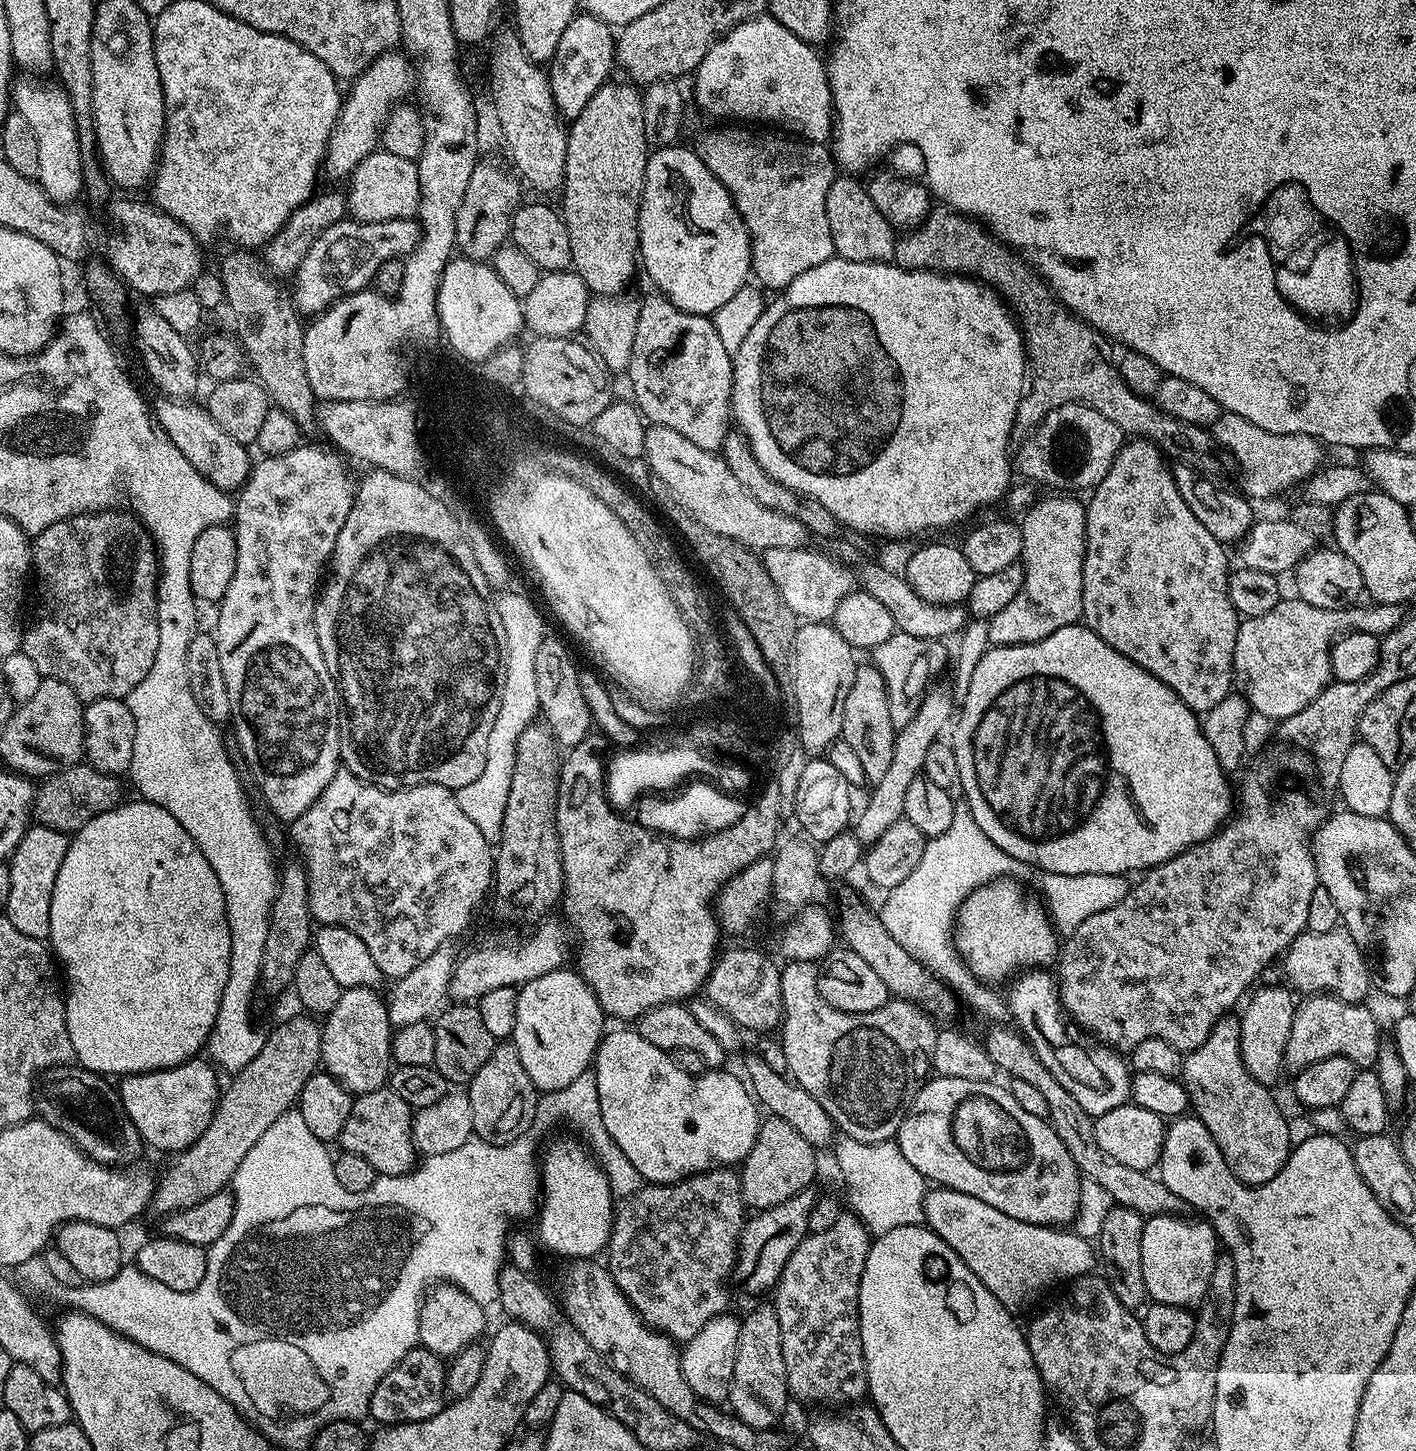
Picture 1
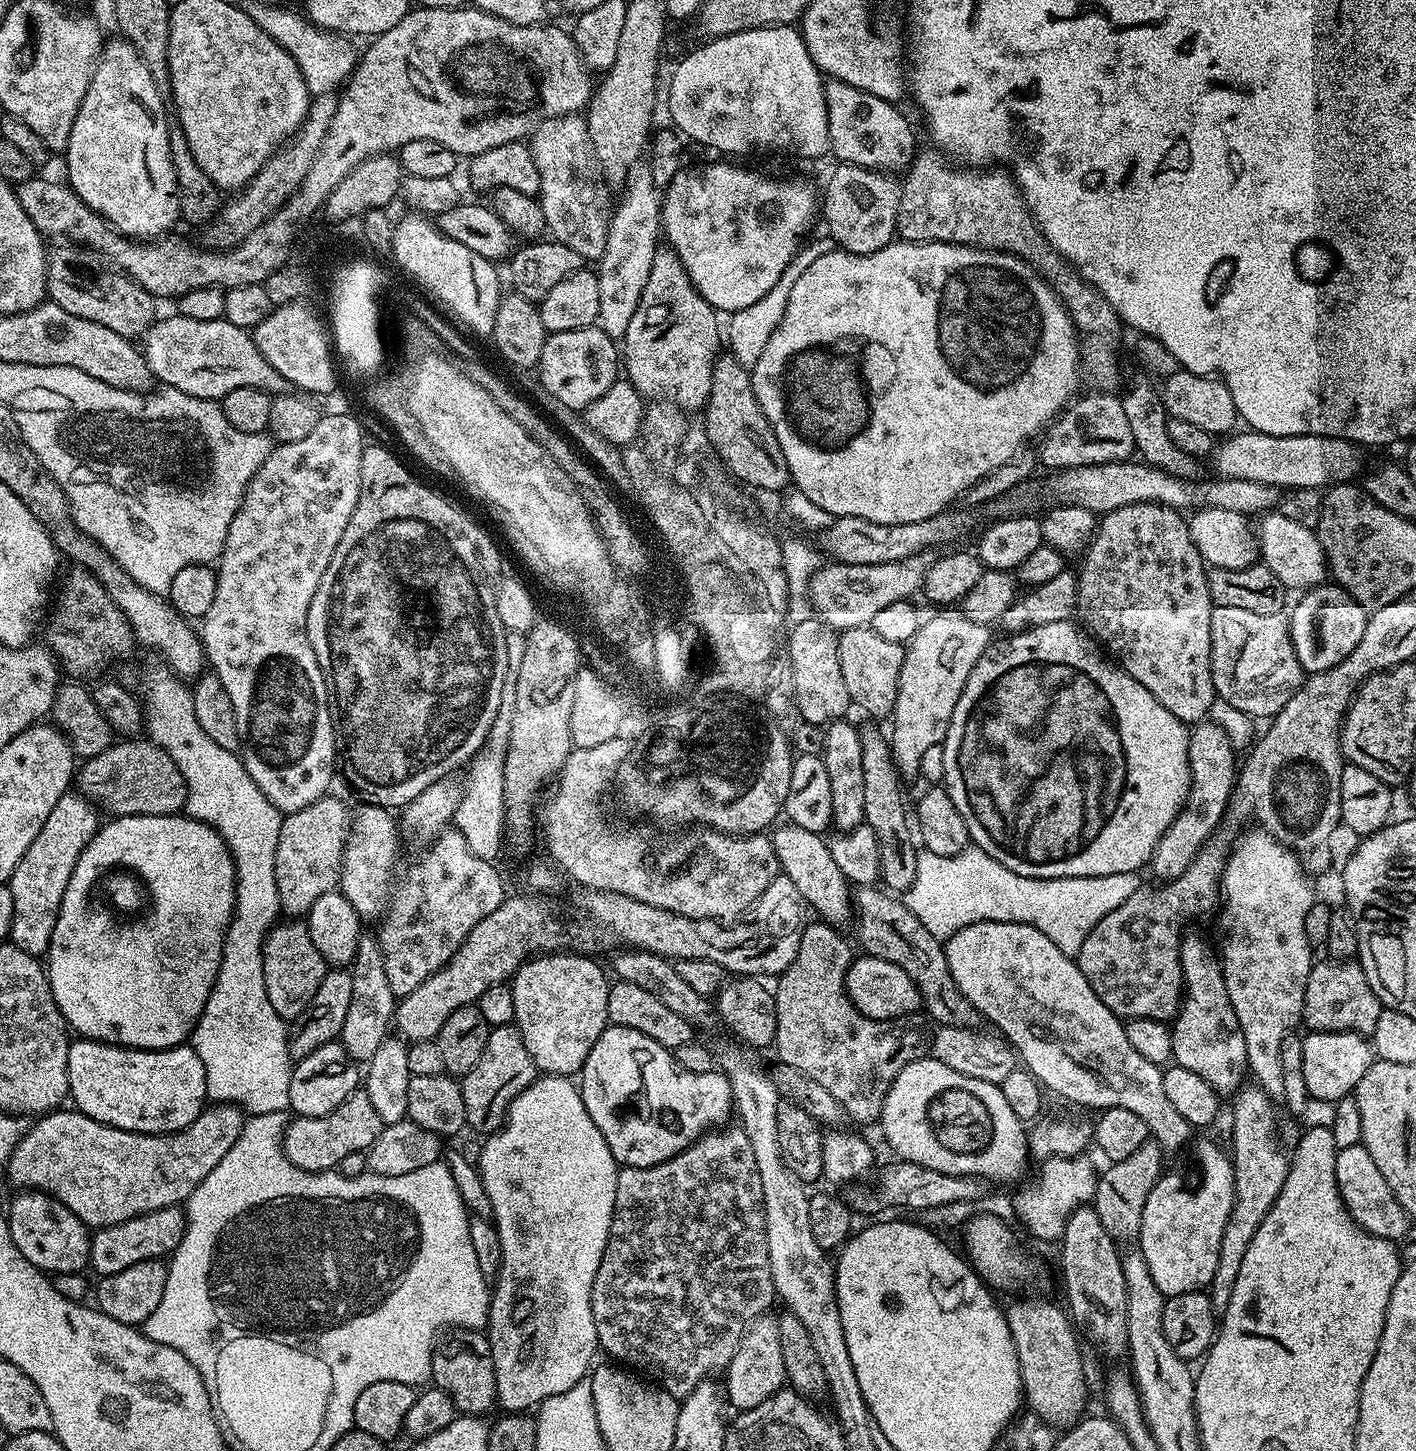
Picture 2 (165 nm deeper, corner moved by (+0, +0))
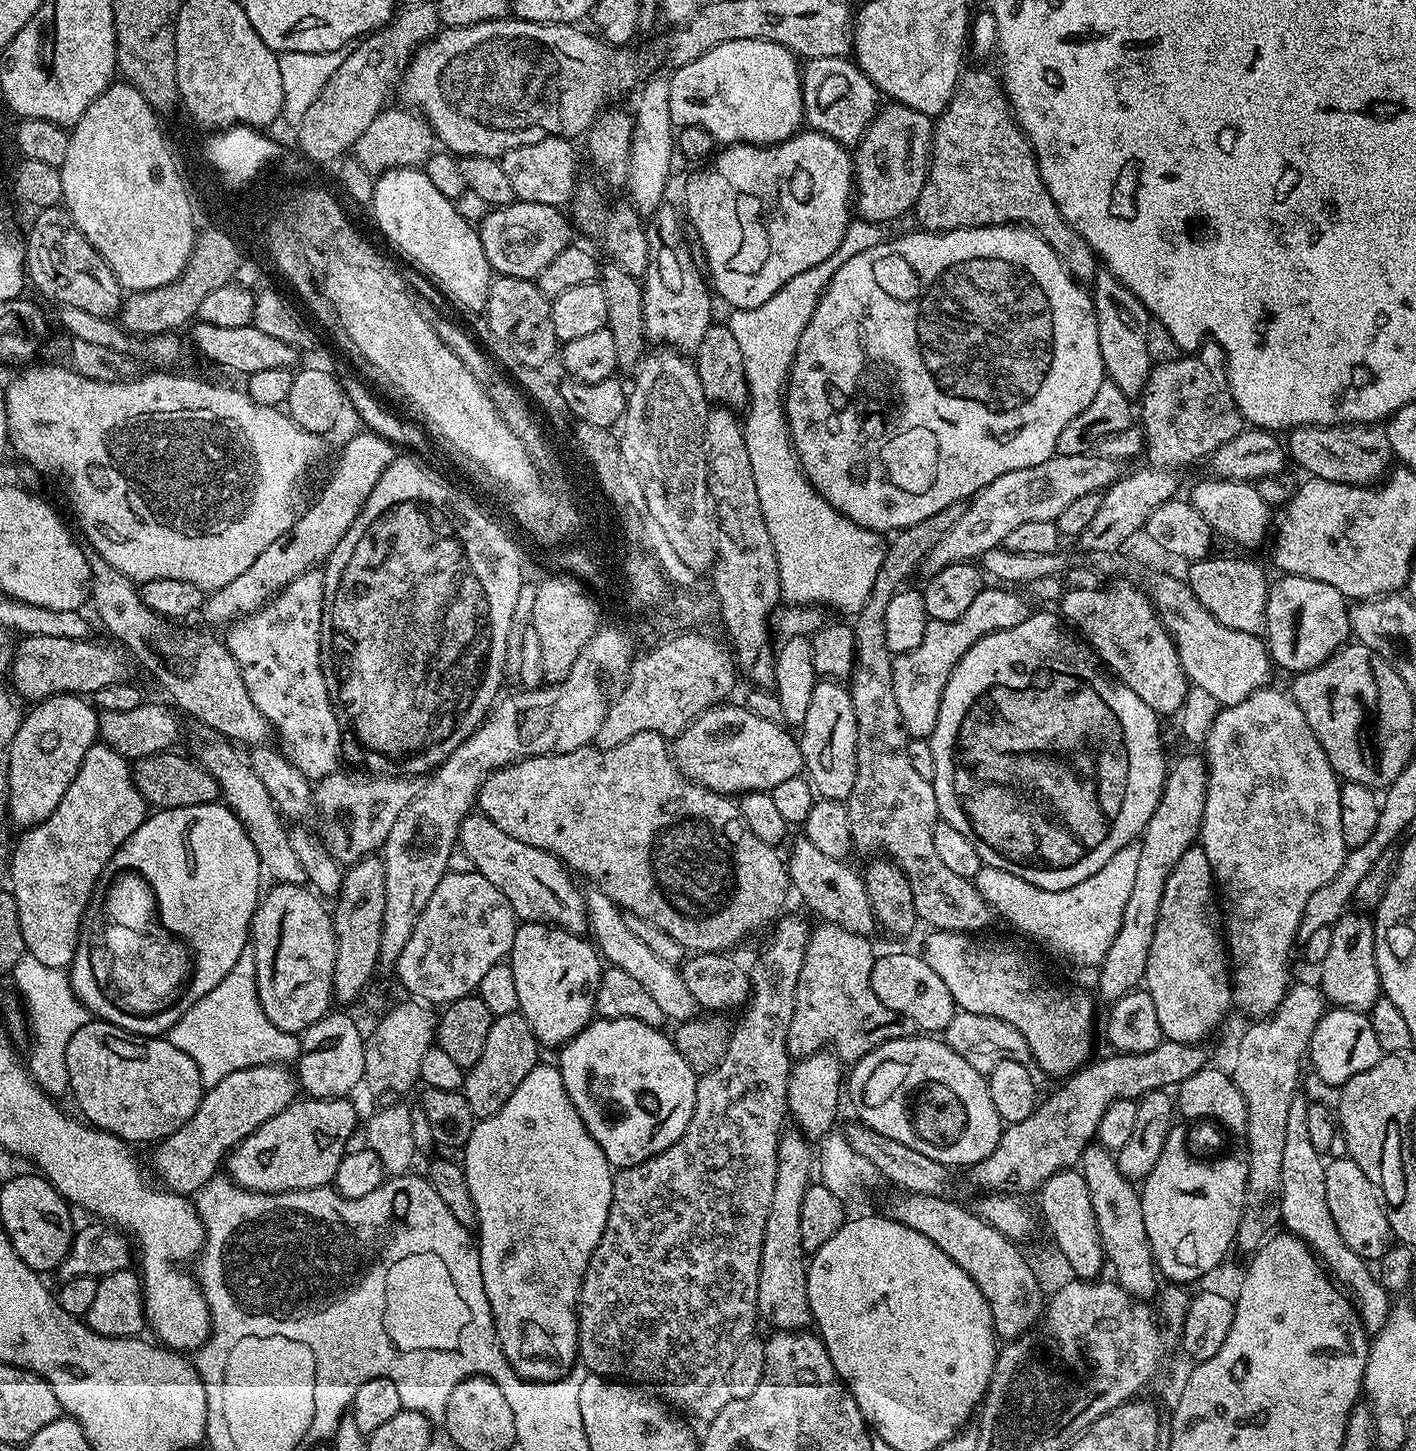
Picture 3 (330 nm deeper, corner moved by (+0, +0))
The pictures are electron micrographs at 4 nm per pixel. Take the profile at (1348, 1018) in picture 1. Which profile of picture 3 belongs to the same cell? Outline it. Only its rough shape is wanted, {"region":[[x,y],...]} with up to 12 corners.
{"region":[[1348,910],[1318,966],[1329,1005],[1367,1013],[1381,999],[1376,928]]}

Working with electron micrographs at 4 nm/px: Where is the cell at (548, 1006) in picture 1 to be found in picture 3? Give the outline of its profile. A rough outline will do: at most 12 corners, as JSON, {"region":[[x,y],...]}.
{"region":[[550,924],[517,927],[518,1011],[553,1050],[591,1024],[602,957]]}

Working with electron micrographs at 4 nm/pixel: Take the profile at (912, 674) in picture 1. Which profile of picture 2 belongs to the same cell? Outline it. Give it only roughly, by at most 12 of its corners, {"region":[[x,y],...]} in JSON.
{"region":[[871,626],[839,633],[849,701],[891,717],[905,645]]}

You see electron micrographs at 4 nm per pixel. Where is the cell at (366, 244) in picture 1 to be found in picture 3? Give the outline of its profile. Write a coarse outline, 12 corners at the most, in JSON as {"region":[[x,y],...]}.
{"region":[[516,200],[479,221],[493,273],[540,276],[570,246],[557,205]]}

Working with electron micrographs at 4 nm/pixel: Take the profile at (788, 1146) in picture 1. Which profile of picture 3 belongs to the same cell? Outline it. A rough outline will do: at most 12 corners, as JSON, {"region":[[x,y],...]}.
{"region":[[825,1050],[797,1059],[788,1116],[810,1142],[833,1131],[845,1079]]}

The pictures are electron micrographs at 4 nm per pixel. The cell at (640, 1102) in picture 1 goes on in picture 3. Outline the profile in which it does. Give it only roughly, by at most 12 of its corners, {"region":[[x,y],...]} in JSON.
{"region":[[593,1019],[559,1049],[613,1169],[665,1152],[696,1073],[659,1028]]}

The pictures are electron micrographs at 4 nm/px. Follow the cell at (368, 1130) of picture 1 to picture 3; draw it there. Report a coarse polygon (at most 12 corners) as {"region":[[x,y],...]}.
{"region":[[297,1098],[226,1157],[251,1192],[331,1185],[351,1099]]}

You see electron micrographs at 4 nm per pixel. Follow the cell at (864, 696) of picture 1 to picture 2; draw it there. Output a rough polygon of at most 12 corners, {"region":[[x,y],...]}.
{"region":[[860,728],[864,823],[880,880],[904,894],[918,844],[885,733]]}

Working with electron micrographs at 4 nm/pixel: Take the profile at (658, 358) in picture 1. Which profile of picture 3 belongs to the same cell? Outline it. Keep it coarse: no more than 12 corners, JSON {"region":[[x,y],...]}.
{"region":[[671,202],[646,224],[644,334],[695,350],[714,296]]}

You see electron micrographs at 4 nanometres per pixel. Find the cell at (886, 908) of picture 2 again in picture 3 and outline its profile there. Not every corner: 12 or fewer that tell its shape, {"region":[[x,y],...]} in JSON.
{"region":[[808,839],[786,852],[795,895],[823,923],[871,937],[863,875]]}

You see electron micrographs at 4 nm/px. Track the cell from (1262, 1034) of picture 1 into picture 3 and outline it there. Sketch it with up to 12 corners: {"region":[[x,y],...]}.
{"region":[[1309,1102],[1286,1118],[1280,1224],[1382,1330],[1390,1293],[1338,1234]]}

